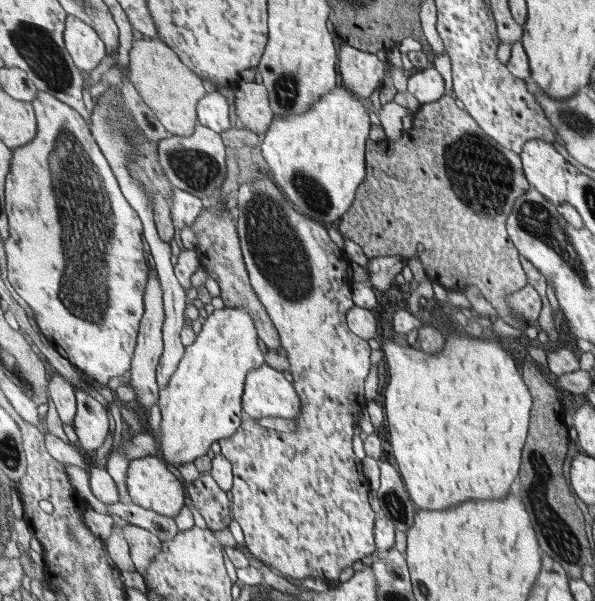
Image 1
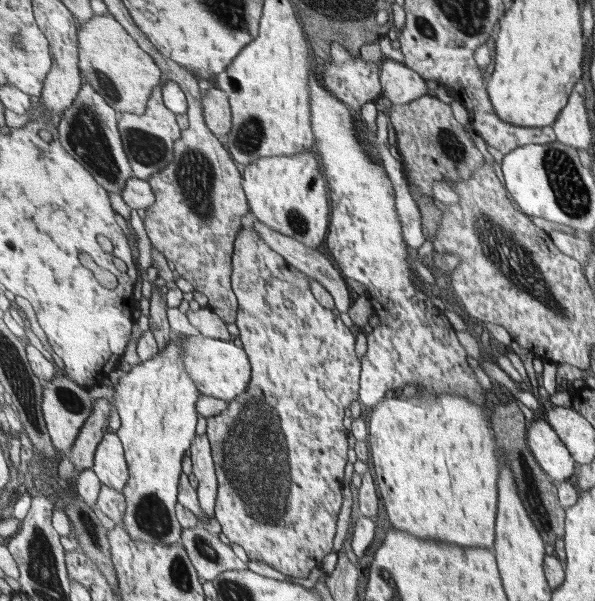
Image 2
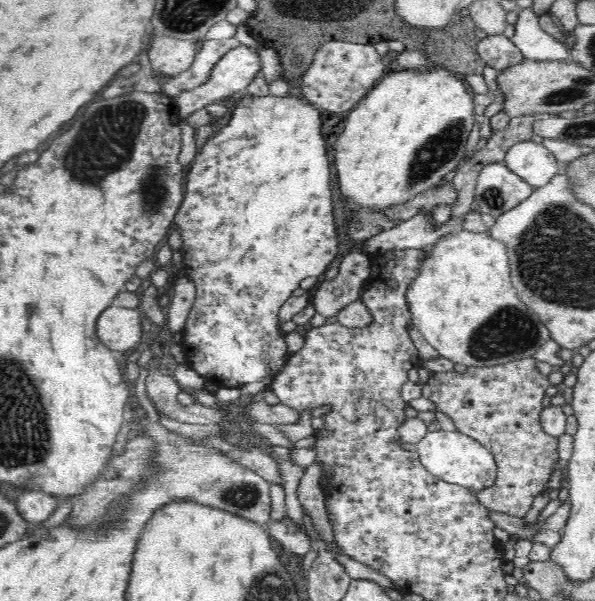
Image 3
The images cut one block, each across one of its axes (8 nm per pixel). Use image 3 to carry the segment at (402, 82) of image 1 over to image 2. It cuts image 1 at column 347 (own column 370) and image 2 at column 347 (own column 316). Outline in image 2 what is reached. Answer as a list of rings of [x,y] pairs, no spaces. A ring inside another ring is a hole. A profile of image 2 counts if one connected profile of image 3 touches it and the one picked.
[[[333,44],[330,60],[325,63],[322,74],[324,85],[329,89],[329,92],[343,101],[349,109],[361,112],[363,105],[375,102],[377,98],[382,96],[381,71],[382,61],[369,62],[361,56],[351,56],[345,46]]]

